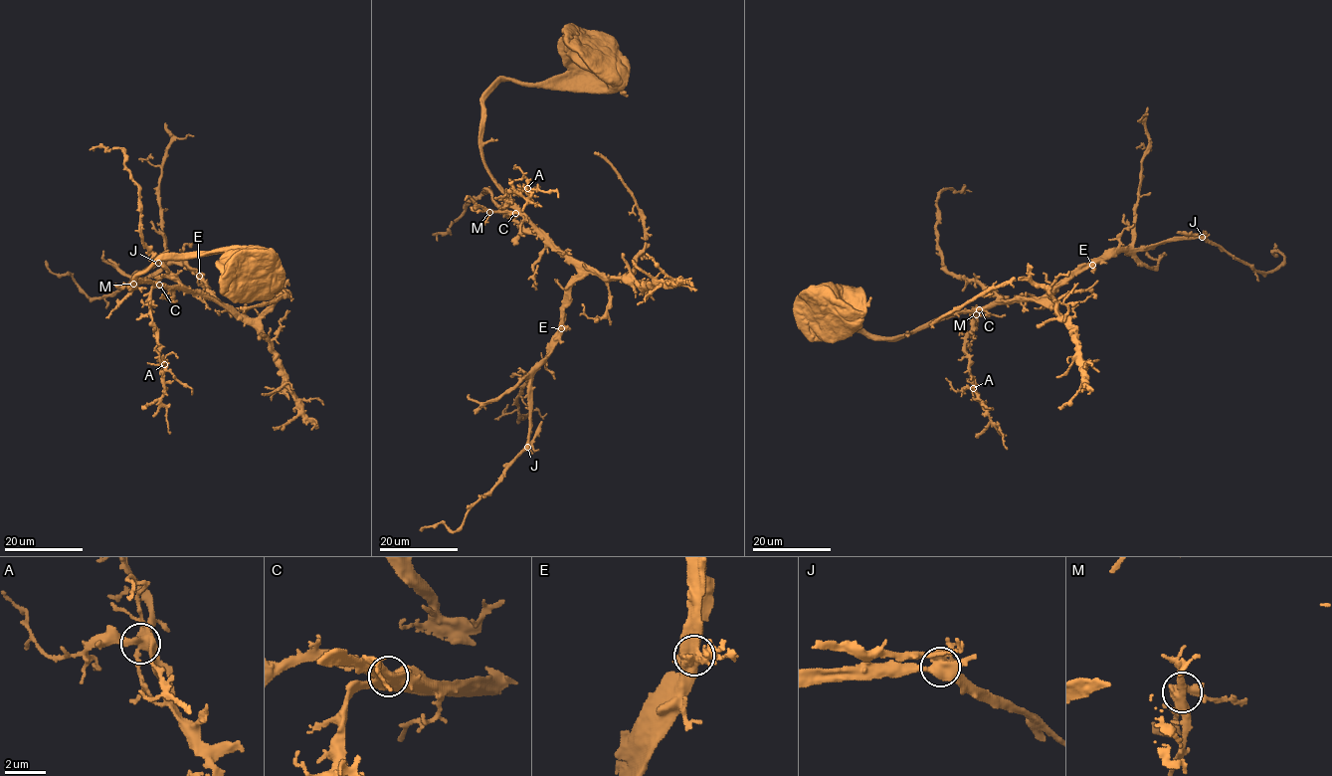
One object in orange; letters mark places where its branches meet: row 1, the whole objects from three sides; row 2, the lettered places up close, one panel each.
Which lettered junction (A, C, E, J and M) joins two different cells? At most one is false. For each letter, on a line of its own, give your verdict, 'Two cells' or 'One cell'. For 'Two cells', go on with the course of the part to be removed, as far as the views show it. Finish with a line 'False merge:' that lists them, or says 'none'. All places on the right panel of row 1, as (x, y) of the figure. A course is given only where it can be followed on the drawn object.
A: One cell
C: One cell
E: One cell
J: One cell
M: One cell
False merge: none

